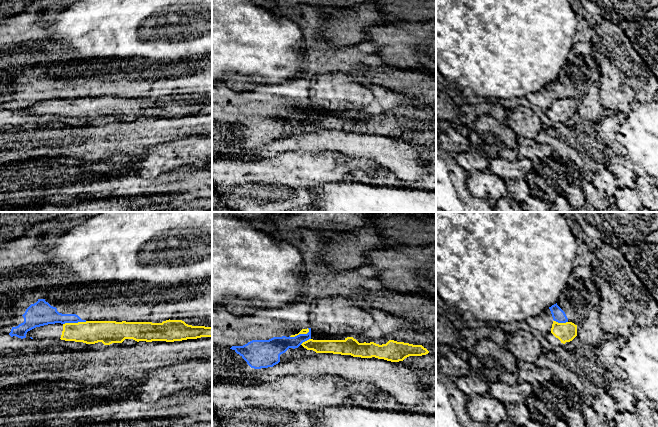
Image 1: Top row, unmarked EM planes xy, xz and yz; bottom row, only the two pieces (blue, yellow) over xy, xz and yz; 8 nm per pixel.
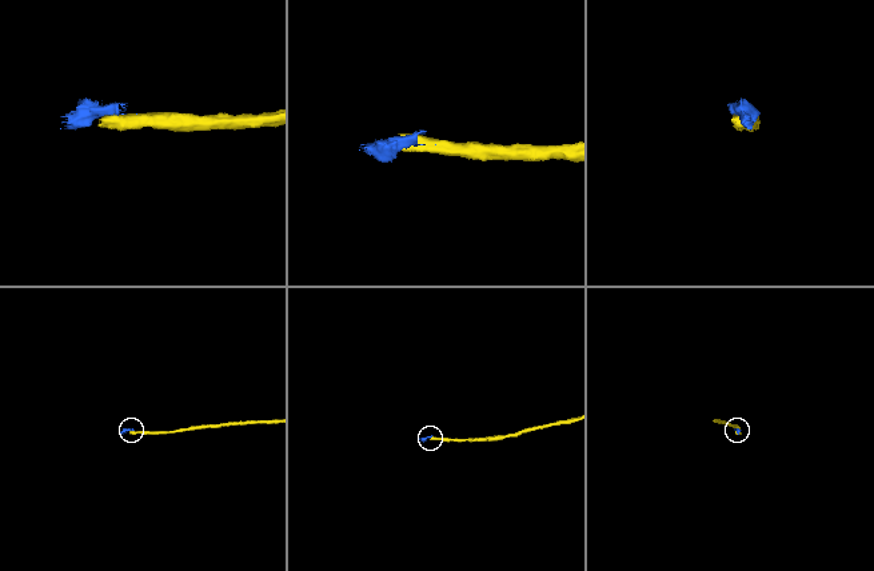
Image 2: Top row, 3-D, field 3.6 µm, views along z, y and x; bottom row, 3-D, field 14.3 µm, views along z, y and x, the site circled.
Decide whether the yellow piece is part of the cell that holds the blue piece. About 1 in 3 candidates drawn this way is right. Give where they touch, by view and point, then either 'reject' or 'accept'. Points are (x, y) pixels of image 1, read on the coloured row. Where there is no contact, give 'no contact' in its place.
contact xy (74, 322); reject

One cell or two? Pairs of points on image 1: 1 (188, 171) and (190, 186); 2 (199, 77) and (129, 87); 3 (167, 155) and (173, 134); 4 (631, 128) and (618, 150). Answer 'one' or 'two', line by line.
1: one
2: one
3: two
4: two

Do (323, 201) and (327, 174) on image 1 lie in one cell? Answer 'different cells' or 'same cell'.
different cells

